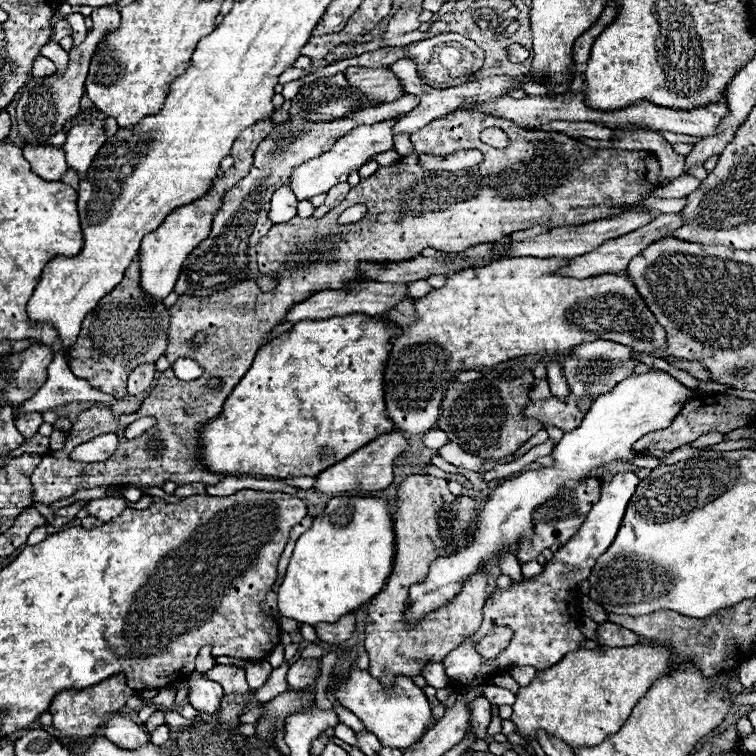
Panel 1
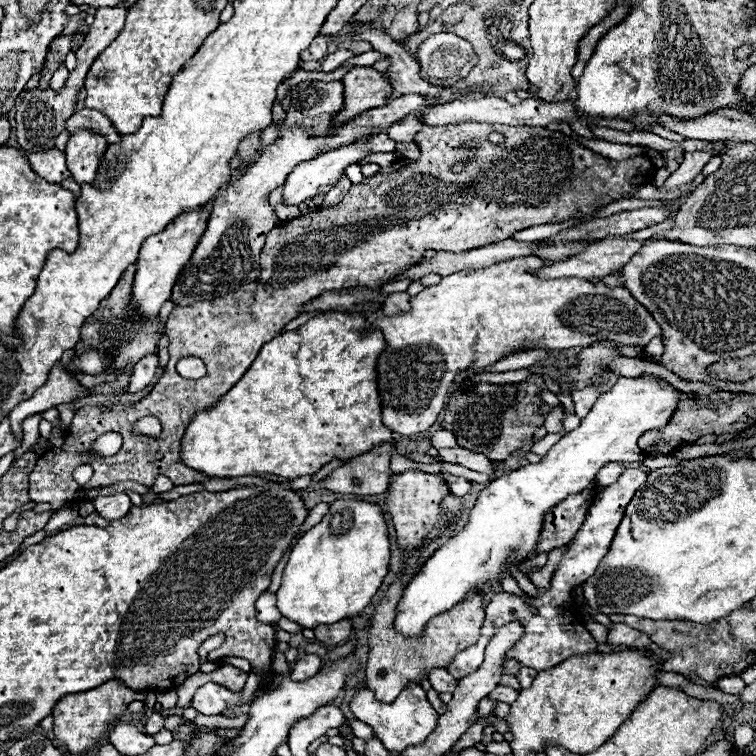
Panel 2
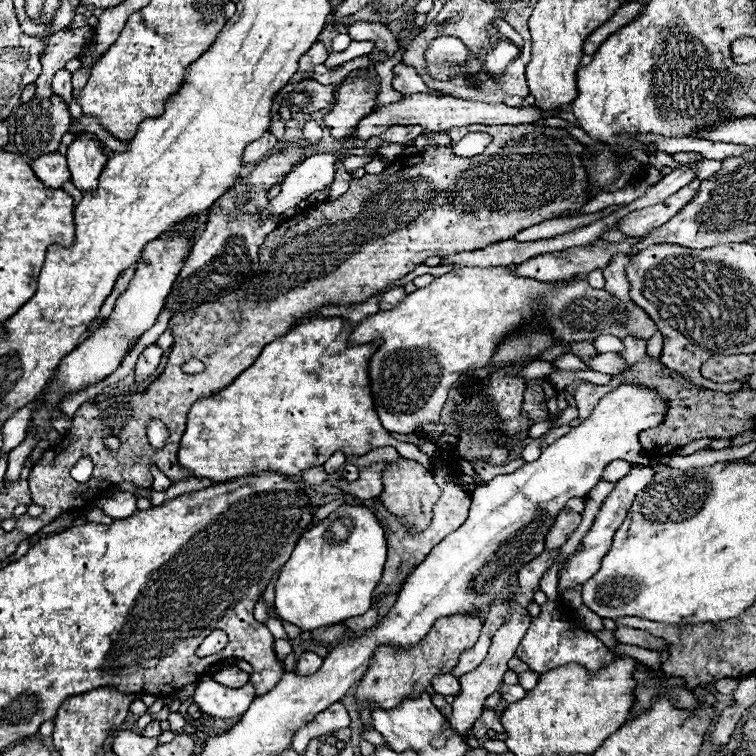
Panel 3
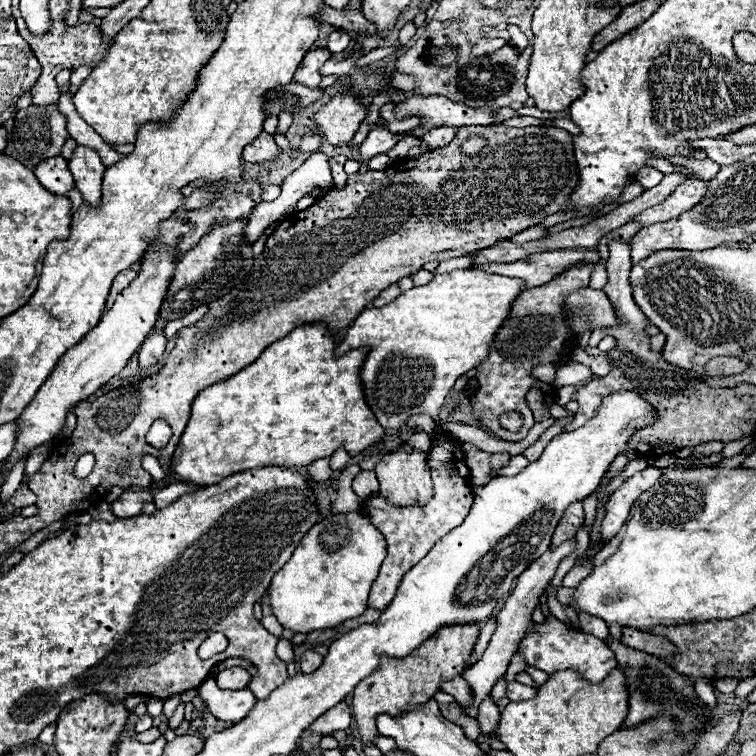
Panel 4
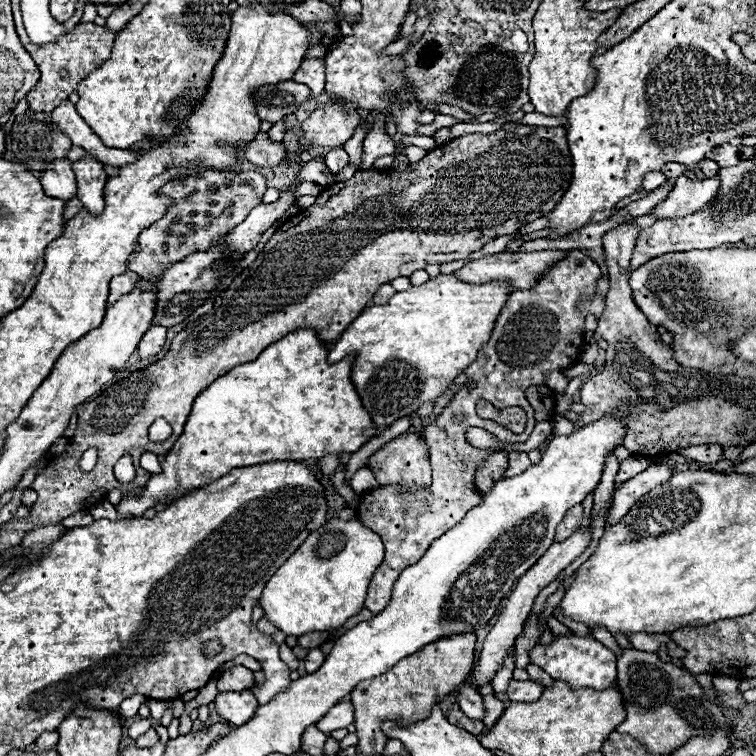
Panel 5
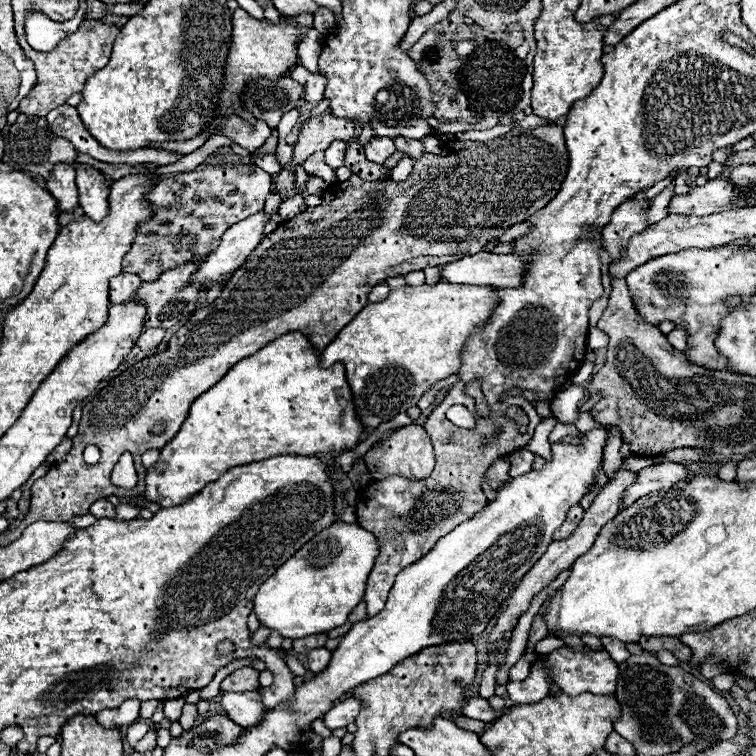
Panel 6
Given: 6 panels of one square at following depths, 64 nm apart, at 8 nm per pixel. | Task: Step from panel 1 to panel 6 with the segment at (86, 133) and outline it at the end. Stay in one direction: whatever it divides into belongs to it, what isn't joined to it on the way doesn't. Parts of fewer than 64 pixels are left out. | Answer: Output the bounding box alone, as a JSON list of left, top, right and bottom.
[76,164,108,220]

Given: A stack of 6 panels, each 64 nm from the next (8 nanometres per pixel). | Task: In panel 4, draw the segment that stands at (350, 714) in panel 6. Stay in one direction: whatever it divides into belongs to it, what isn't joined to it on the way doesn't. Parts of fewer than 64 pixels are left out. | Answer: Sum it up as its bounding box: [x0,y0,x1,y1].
[298,702,352,750]

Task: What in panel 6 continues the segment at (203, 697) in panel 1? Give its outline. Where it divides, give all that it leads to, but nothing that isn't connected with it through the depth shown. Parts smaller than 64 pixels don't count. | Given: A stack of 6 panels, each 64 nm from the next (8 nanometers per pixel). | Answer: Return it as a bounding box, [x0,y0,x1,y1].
[220,690,266,728]

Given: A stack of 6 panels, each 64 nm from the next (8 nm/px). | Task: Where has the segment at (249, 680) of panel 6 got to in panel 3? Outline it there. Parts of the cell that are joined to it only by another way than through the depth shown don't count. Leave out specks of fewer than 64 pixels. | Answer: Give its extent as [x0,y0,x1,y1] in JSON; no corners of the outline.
[212,666,248,688]

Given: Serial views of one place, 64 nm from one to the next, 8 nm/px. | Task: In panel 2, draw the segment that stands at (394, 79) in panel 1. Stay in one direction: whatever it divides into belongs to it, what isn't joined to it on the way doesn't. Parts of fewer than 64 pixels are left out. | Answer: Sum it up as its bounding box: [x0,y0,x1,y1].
[332,66,394,126]

